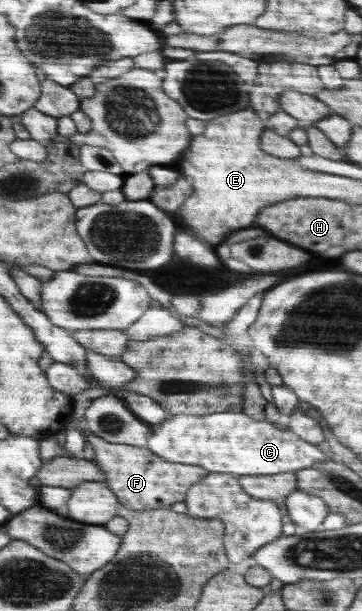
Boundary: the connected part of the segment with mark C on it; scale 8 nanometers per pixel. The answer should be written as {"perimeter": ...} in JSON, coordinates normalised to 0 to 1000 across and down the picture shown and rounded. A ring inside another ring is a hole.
{"perimeter":[[[669,671],[586,674],[566,681],[489,679],[472,686],[459,682],[445,696],[417,699],[401,732],[478,758],[550,763],[575,773],[641,776],[655,781],[812,773],[914,753],[914,748],[881,736],[881,730],[831,718],[804,700],[768,702],[762,694],[746,694],[735,686],[702,687]]]}

